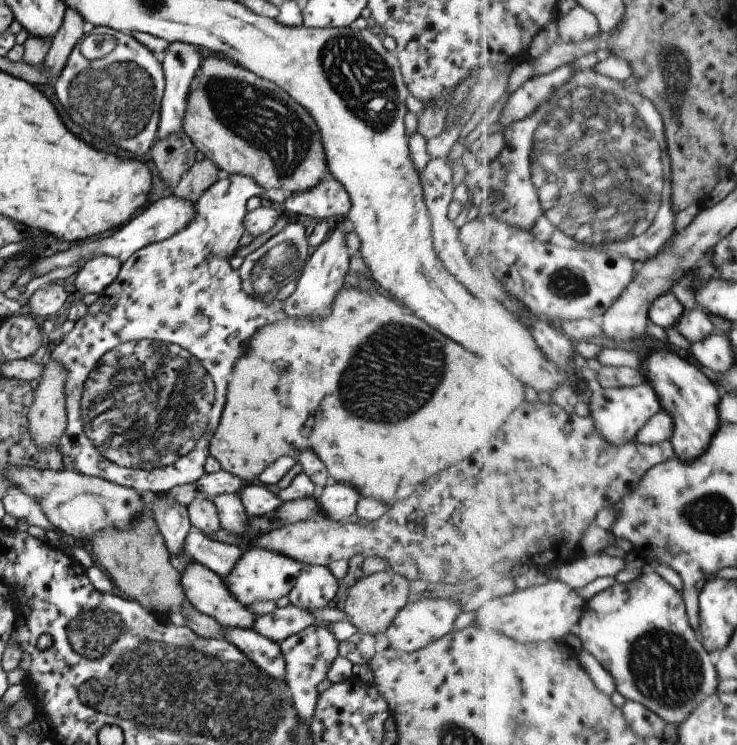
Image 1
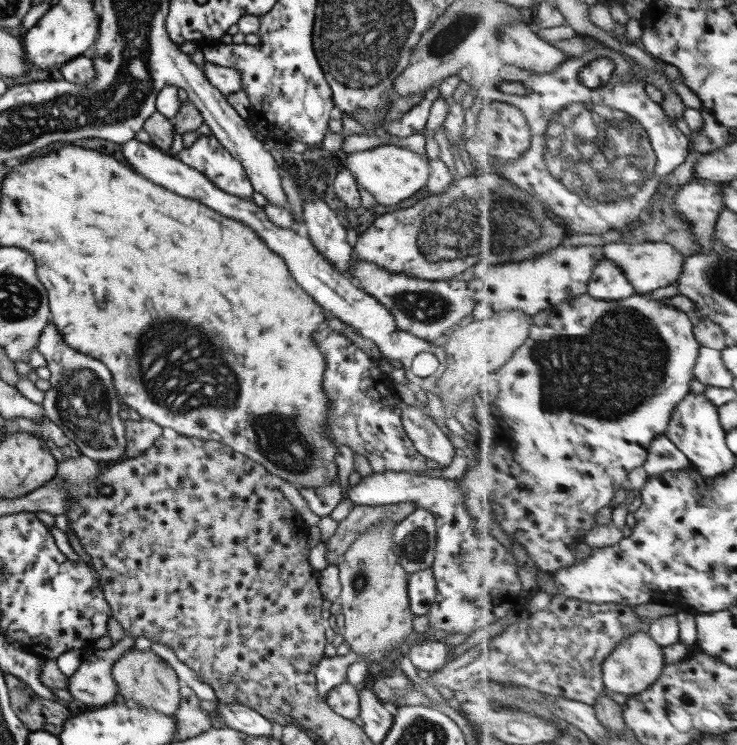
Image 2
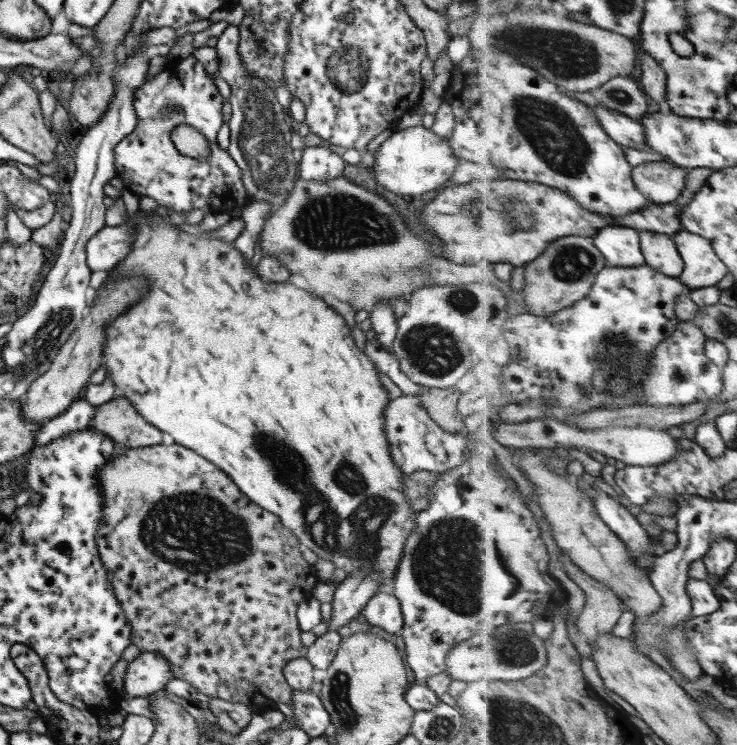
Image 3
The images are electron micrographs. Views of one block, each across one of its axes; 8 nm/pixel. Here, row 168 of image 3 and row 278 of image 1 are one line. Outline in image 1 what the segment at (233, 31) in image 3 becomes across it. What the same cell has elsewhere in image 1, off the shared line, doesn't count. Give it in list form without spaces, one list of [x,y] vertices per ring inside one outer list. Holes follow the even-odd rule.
[[[287,223],[281,231],[270,237],[261,246],[243,258],[238,267],[240,287],[247,296],[264,301],[273,300],[280,288],[296,282],[306,261],[308,228],[300,223]]]

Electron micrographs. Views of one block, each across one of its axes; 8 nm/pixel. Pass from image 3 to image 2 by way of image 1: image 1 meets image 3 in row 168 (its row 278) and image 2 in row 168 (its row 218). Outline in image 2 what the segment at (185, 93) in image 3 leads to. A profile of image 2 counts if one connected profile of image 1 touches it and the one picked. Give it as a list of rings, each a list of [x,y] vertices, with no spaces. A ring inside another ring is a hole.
[[[199,134],[191,146],[181,148],[175,157],[197,169],[213,186],[227,194],[249,199],[254,191],[244,168],[213,135]]]

